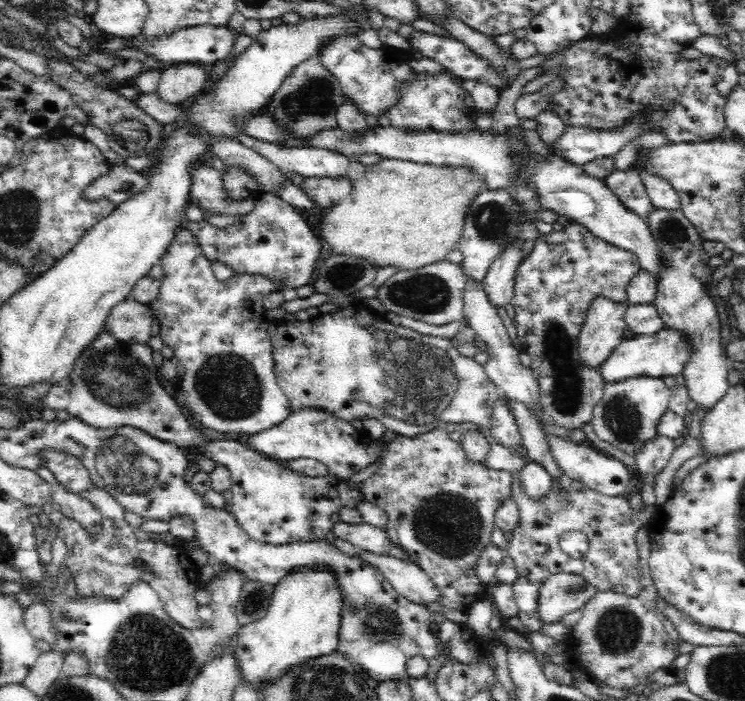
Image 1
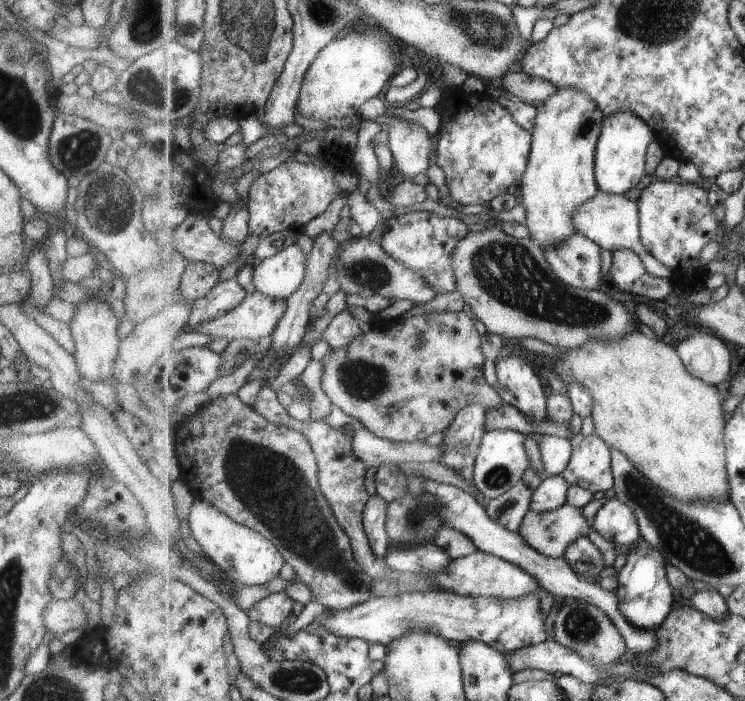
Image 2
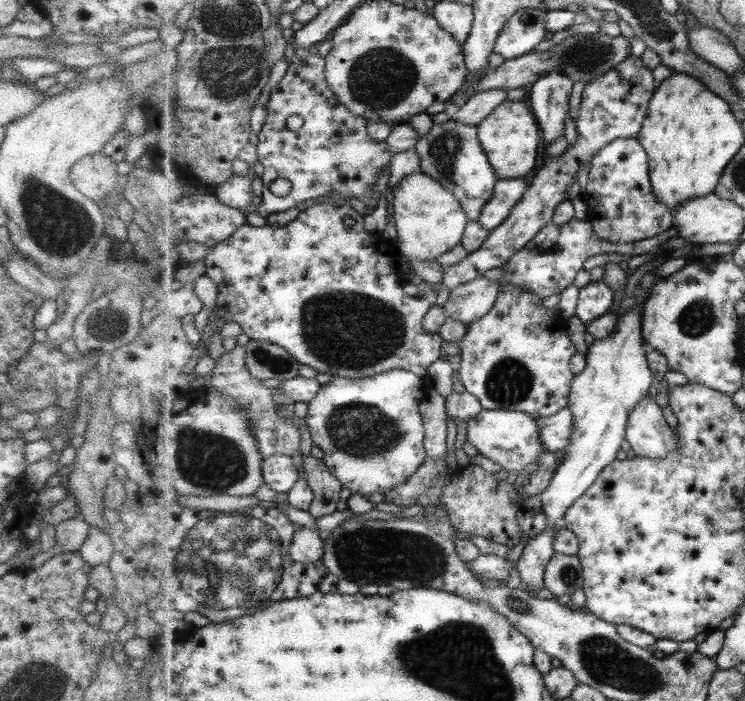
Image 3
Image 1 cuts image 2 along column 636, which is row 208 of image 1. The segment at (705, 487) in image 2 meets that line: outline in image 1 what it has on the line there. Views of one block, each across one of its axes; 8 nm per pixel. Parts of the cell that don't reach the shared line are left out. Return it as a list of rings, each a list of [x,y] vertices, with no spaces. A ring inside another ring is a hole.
[[[382,158],[377,164],[366,166],[362,178],[352,181],[351,193],[346,200],[326,210],[321,219],[319,238],[326,253],[366,260],[374,268],[396,268],[400,271],[424,268],[445,260],[452,249],[457,249],[468,205],[484,189],[483,180],[466,169]]]

